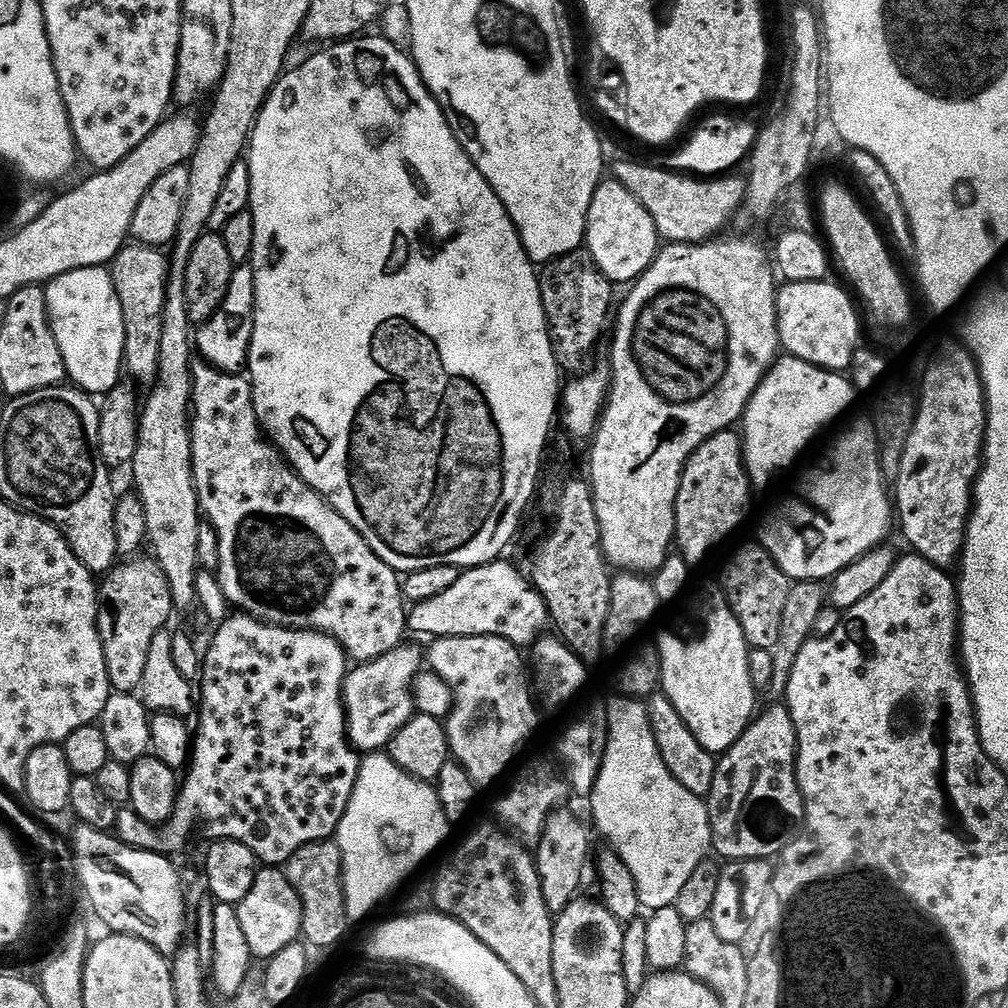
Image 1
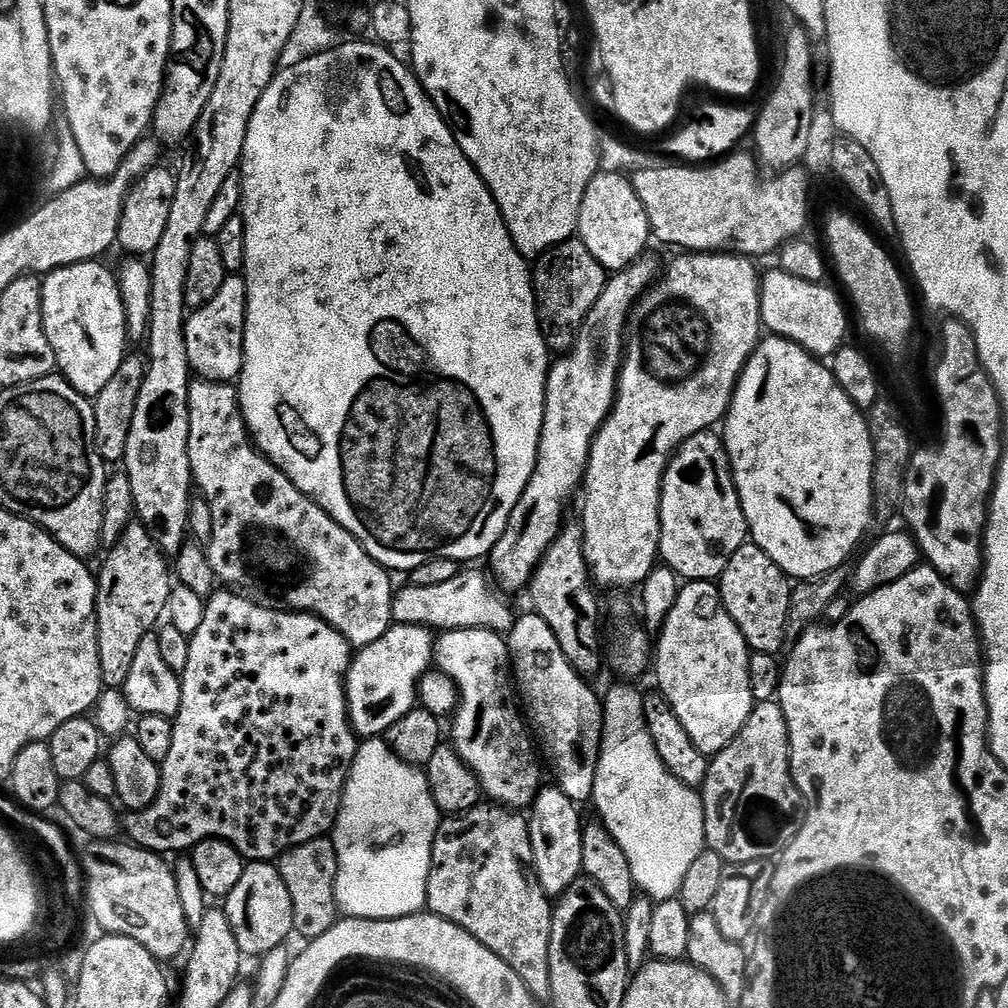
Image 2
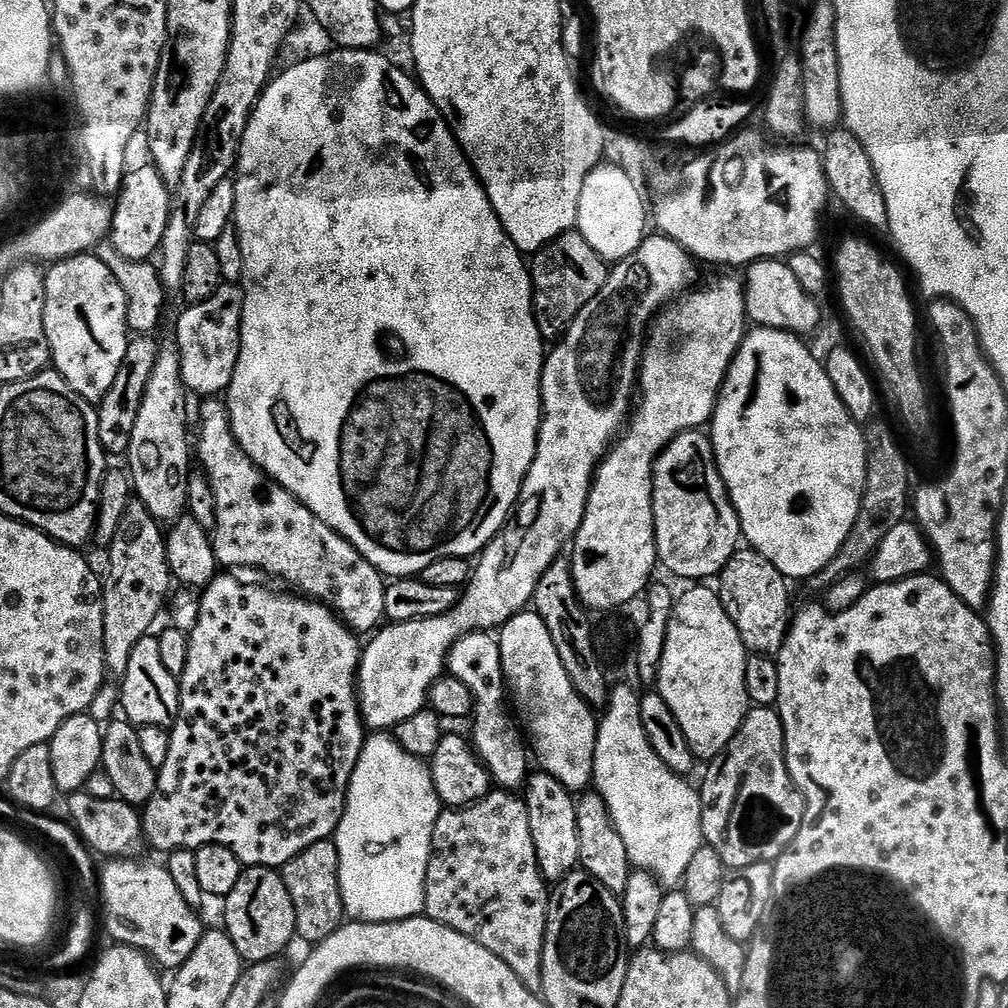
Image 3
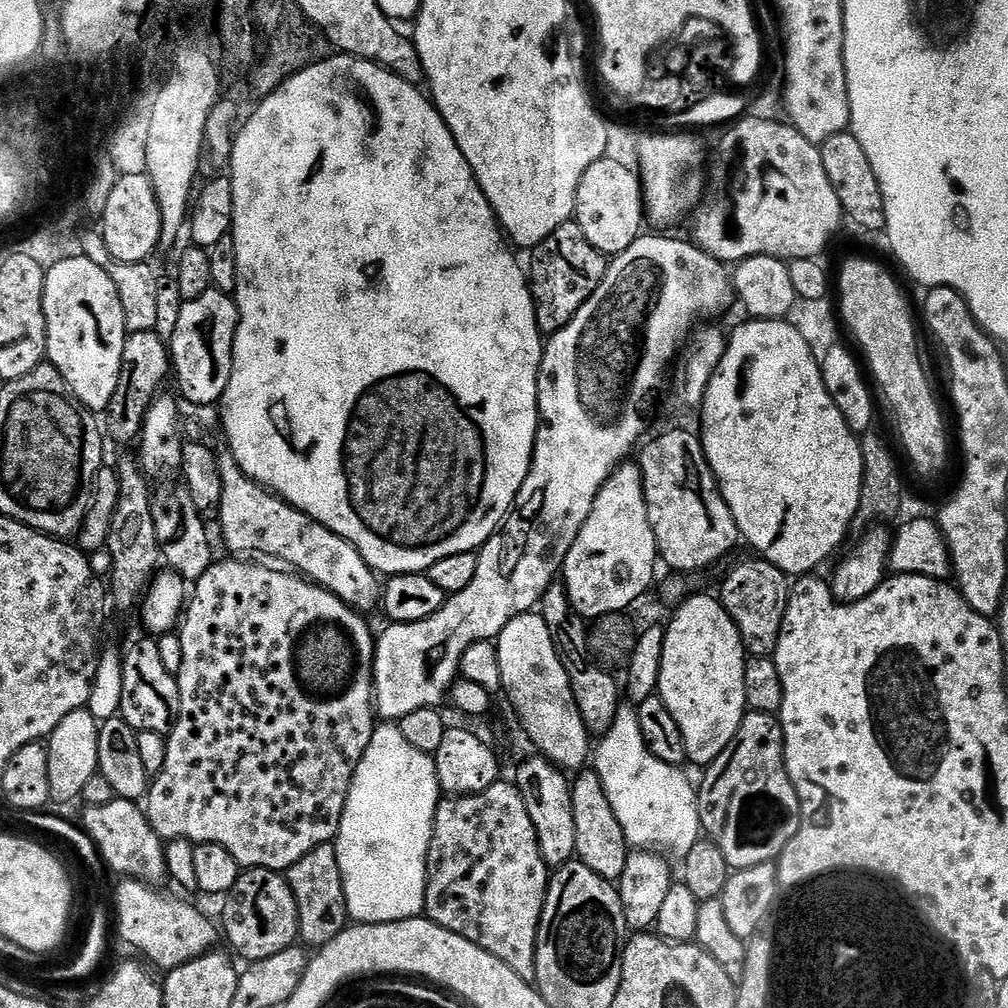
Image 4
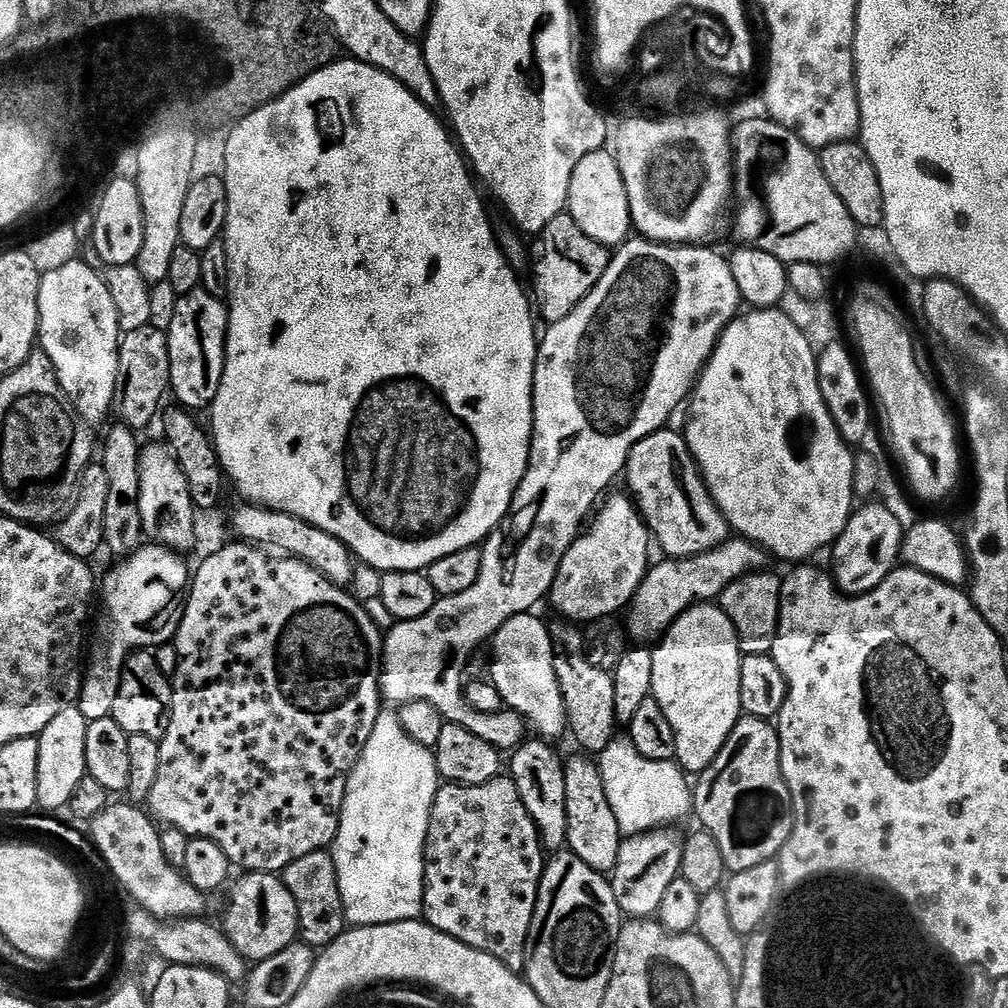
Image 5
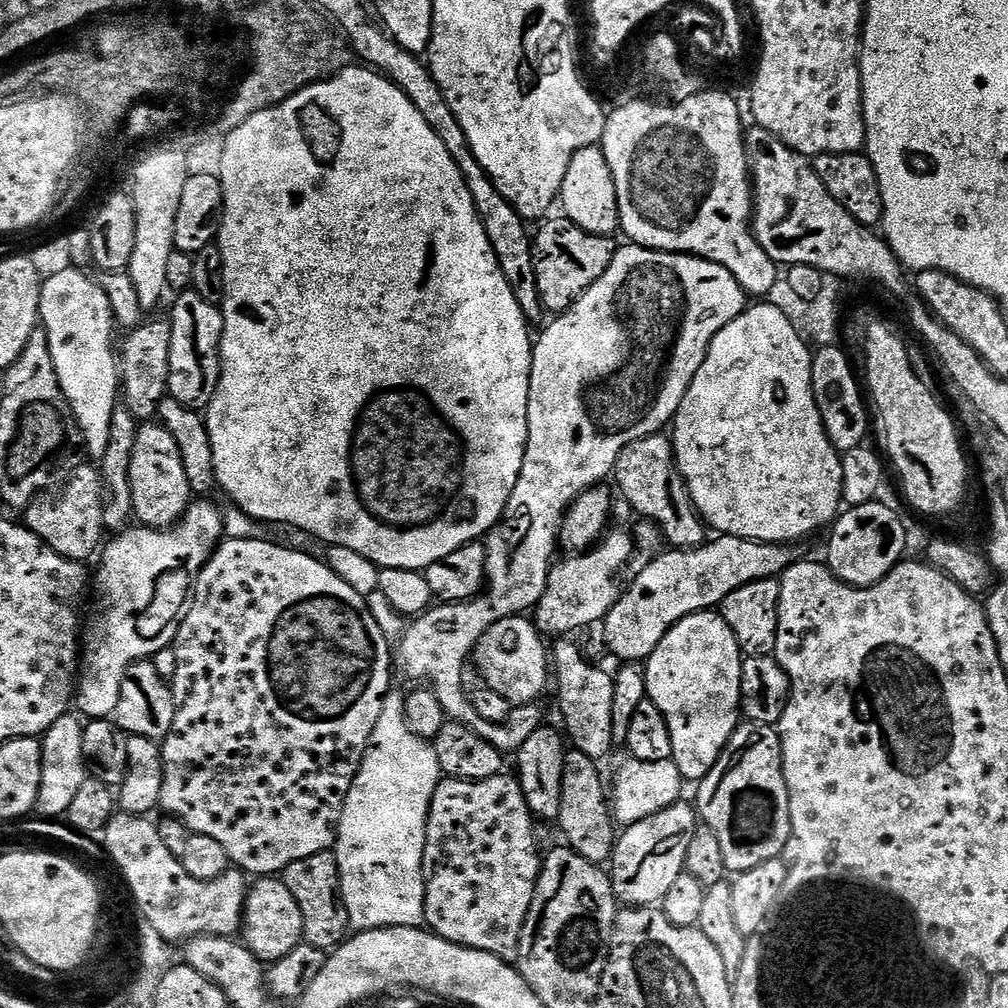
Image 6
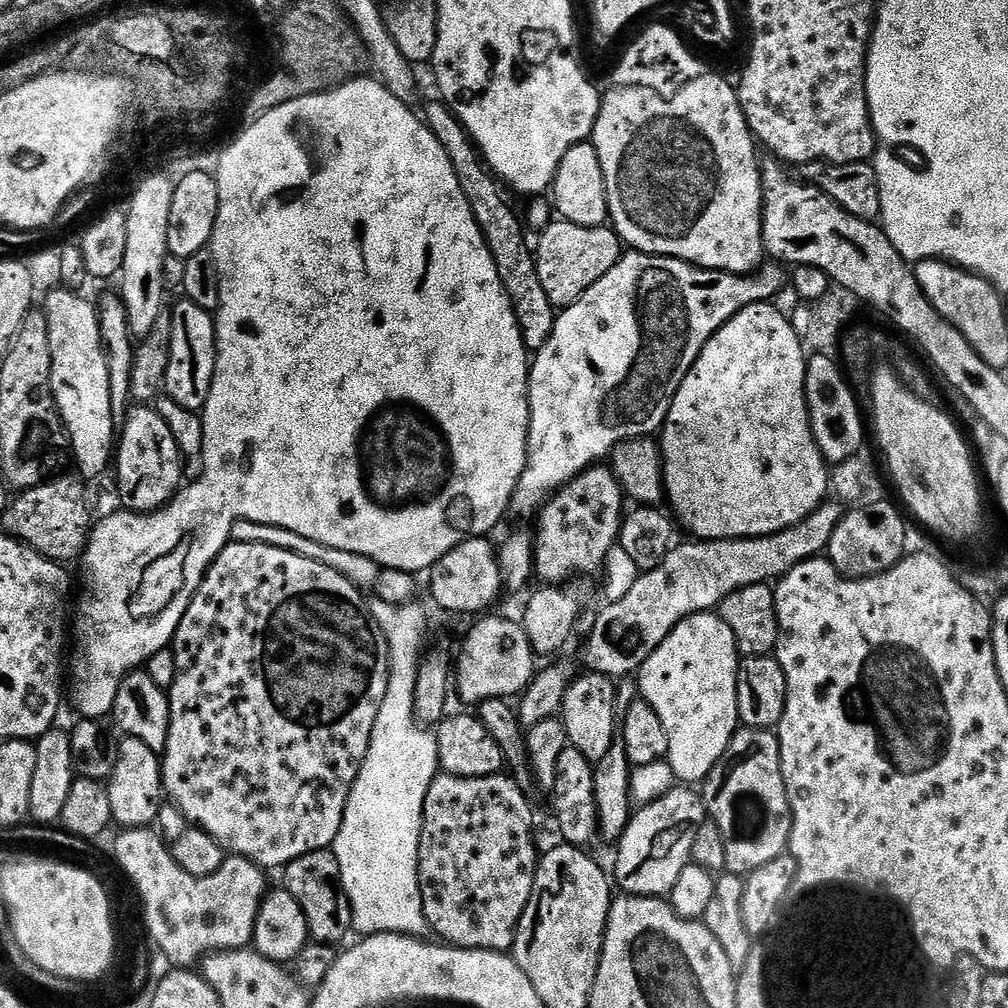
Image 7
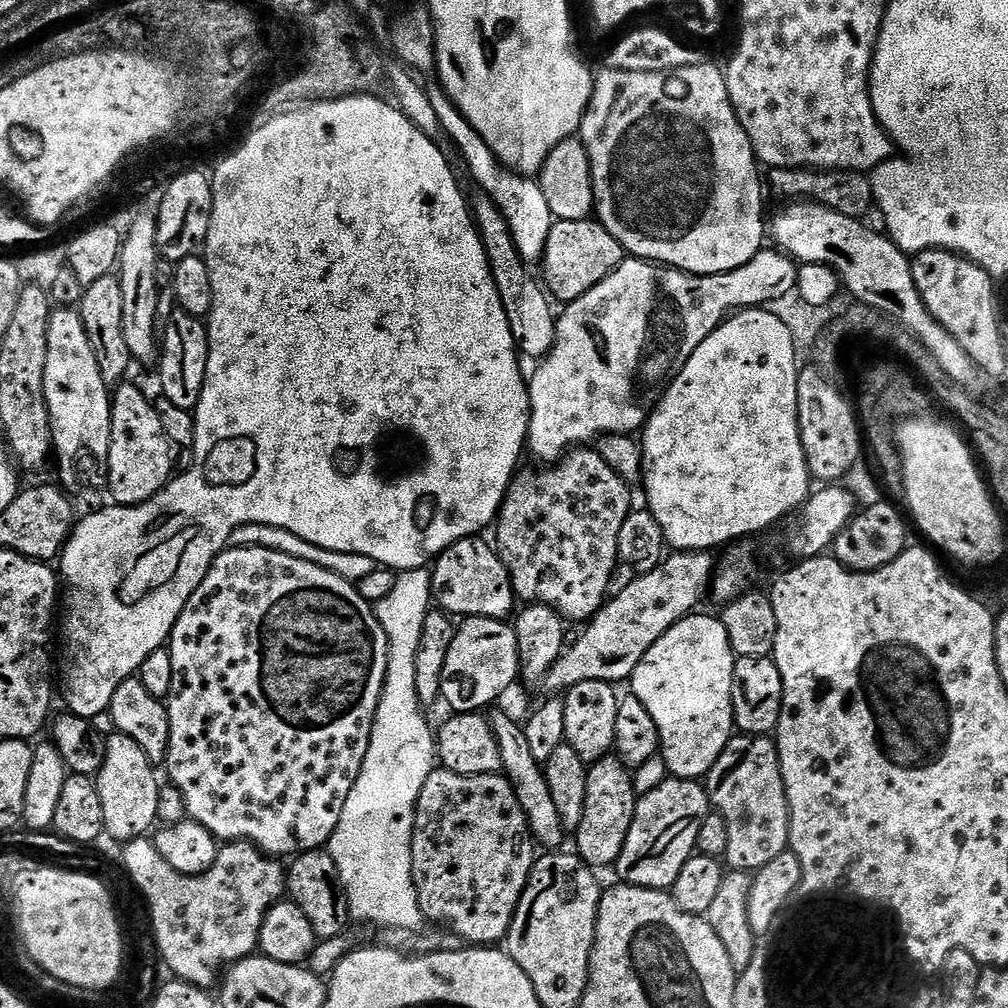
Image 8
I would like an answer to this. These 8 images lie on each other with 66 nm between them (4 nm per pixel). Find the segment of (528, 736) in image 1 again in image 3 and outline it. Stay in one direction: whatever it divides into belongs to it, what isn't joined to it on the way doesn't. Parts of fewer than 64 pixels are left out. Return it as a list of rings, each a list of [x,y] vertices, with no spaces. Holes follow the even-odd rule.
[[[474,631],[468,636],[461,637],[448,652],[446,668],[451,675],[457,676],[467,686],[472,695],[470,744],[475,755],[501,789],[519,789],[530,772],[530,767],[528,768],[530,752],[526,747],[525,737],[514,723],[509,705],[506,703],[499,639],[491,631]]]

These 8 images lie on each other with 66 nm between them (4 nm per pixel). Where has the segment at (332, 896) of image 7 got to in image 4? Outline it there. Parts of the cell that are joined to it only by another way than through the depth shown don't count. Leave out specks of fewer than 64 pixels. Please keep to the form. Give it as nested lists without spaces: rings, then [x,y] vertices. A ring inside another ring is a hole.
[[[323,844],[310,850],[310,854],[294,862],[294,866],[288,869],[286,879],[296,903],[296,917],[300,927],[299,939],[305,940],[303,943],[309,949],[319,950],[344,931],[346,921],[349,919],[348,907],[344,904],[342,874],[338,870],[335,847],[332,844]]]

